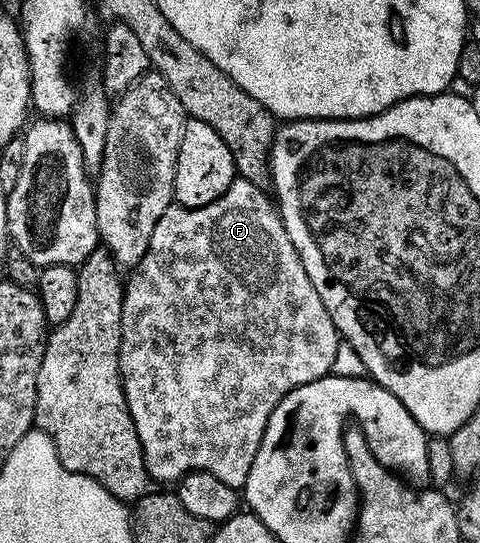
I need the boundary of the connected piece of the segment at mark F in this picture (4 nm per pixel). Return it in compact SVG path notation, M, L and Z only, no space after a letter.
M237 177L234 178L231 186L225 190L225 194L220 195L218 199L211 201L207 205L202 207L182 207L180 205L168 207L163 213L163 217L159 217L159 225L155 225L155 233L151 233L151 245L147 245L147 253L143 253L143 257L137 263L137 266L132 268L130 275L133 276L130 279L128 276L127 282L124 284L125 296L121 306L121 352L119 353L121 384L127 401L127 409L131 413L131 421L135 425L135 433L141 442L145 468L149 476L158 484L172 484L174 481L182 479L188 471L206 471L215 477L219 477L219 481L223 481L223 485L231 485L238 489L244 488L247 481L247 473L251 473L251 465L255 461L255 453L259 453L259 445L263 441L263 433L267 429L267 421L271 417L275 405L279 405L279 401L283 401L283 397L287 397L287 393L291 393L299 385L307 385L311 381L322 379L324 375L330 374L333 370L333 362L335 361L335 353L339 342L337 327L331 321L323 301L319 301L319 293L315 293L315 285L311 285L311 277L307 277L307 269L303 269L303 261L299 257L295 245L291 245L291 237L287 237L287 229L281 224L281 217L277 214L274 200L268 194L265 196L265 194L266 192L262 188L256 187L251 181Z

